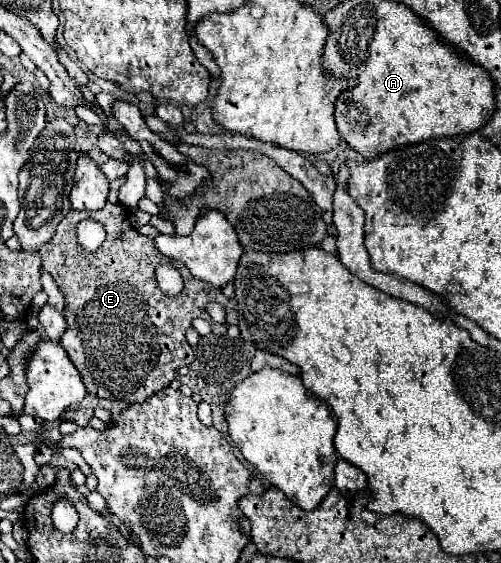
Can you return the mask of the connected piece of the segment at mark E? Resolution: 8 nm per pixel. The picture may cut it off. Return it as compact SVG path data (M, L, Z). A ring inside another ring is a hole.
M109 202L101 212L73 212L73 210L71 210L71 212L61 220L61 224L57 226L55 236L45 244L45 248L41 248L39 254L41 254L41 260L43 260L43 266L41 266L41 268L45 268L45 270L53 276L55 284L59 286L61 294L65 296L65 310L63 310L63 314L65 314L65 320L67 320L67 330L63 332L59 344L65 348L67 356L71 358L71 362L79 368L79 372L81 372L81 376L83 376L83 382L85 382L85 386L87 386L87 392L89 392L89 394L95 394L97 398L123 400L125 404L141 404L145 398L153 396L153 392L159 392L159 390L163 390L163 388L167 388L167 386L171 384L171 380L177 376L177 374L175 374L177 368L181 368L181 366L189 366L189 364L193 362L193 348L191 348L189 342L185 340L185 332L187 332L187 328L191 328L193 318L203 318L203 320L207 320L212 328L212 332L216 335L225 334L227 328L229 328L231 324L237 324L237 302L235 302L235 300L227 300L227 298L223 296L221 290L217 290L217 288L209 288L209 284L205 284L203 280L197 280L197 278L189 272L189 268L185 268L183 262L177 262L177 264L175 264L175 266L179 268L183 280L185 280L185 288L183 288L181 296L177 296L177 298L169 298L169 296L165 296L165 294L157 288L155 268L157 268L159 264L163 264L163 262L171 262L171 260L167 260L167 256L163 256L163 254L155 248L153 238L149 238L149 236L141 236L141 234L129 224L129 216L127 216L127 212L125 212L125 208L123 208L121 204L111 204L111 202ZM81 220L95 220L95 222L101 222L101 224L105 226L107 238L105 238L105 244L101 244L101 246L97 248L97 252L89 252L89 250L85 250L85 248L77 242L75 226L77 226ZM207 302L219 302L221 306L225 306L225 310L227 310L227 322L225 322L225 324L215 323L209 318L209 314L205 312L205 304L207 304Z

